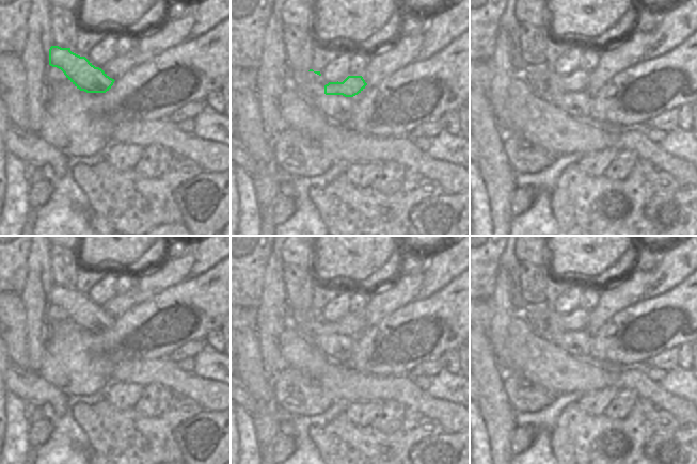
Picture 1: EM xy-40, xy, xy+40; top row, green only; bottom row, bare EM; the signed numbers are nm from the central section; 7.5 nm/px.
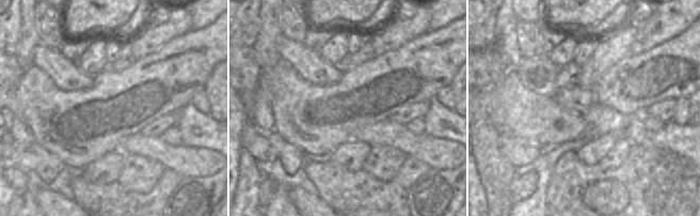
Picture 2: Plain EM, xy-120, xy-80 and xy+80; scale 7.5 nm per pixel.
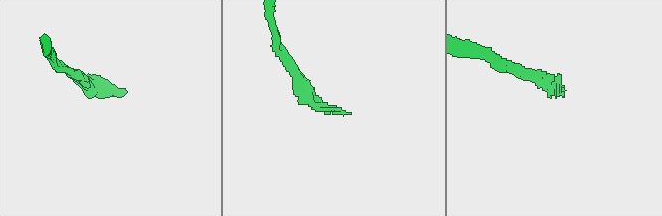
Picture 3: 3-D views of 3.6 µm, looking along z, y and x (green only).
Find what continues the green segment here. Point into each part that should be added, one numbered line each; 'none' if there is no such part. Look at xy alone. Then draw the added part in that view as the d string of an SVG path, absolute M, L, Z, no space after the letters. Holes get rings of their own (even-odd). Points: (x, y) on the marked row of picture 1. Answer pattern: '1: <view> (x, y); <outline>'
1: xy (337, 108); M327 95L326 97L311 97L307 99L327 118L340 125L347 125L354 105L352 97L343 95Z

